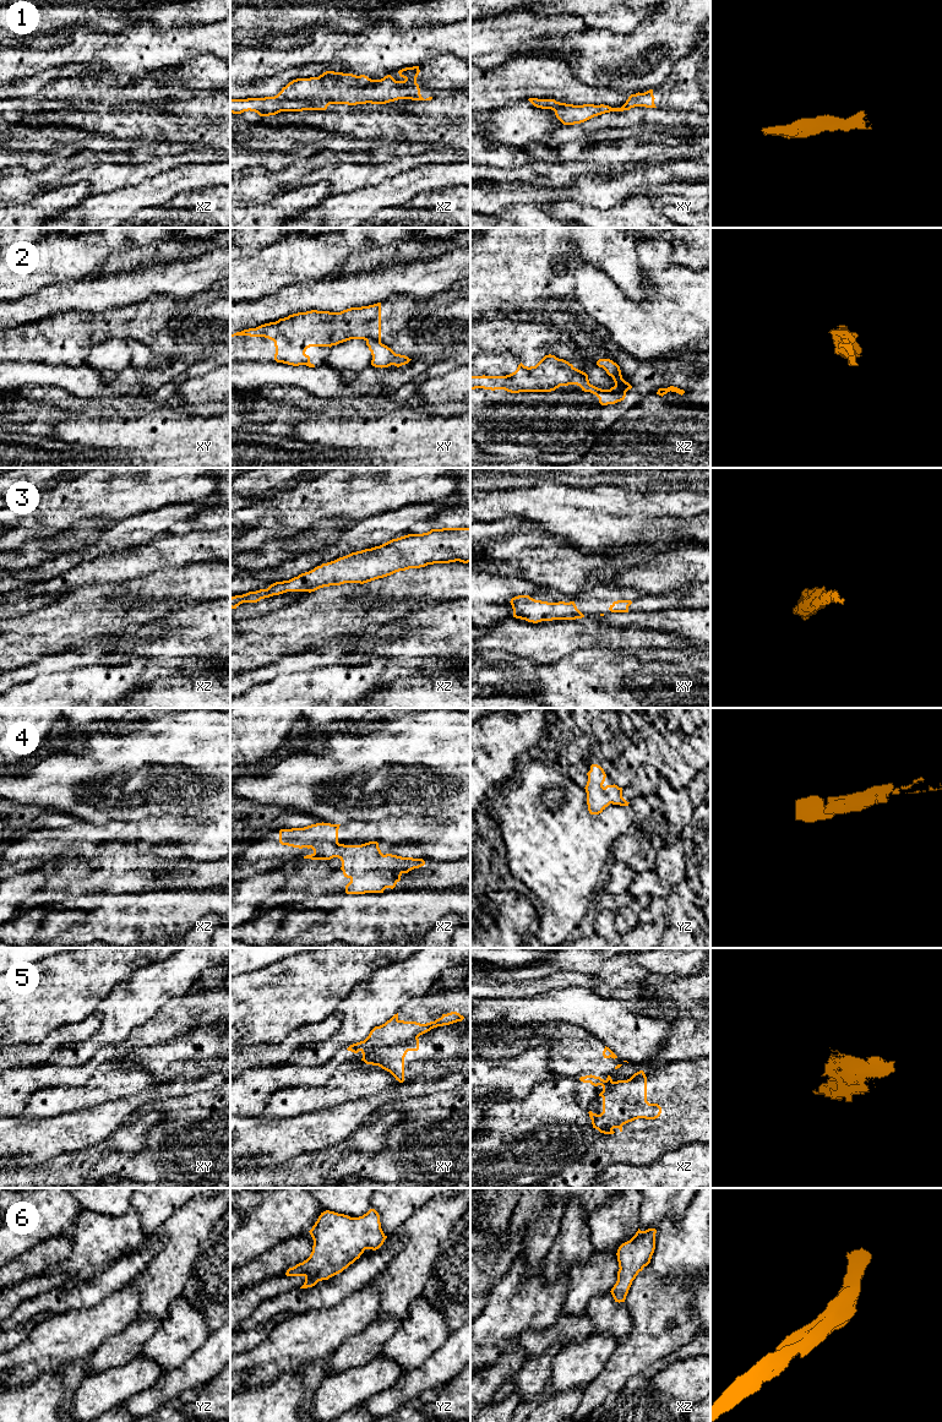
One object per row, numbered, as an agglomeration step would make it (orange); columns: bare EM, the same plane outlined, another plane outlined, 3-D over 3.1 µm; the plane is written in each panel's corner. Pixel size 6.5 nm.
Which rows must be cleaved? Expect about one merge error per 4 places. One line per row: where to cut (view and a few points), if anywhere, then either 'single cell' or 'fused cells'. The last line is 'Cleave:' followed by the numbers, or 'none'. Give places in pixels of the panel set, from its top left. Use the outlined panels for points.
1: no cut; single cell
2: cut in xz along (611, 376), (619, 376), (627, 383); fused cells
3: no cut; single cell
4: no cut; single cell
5: cut in xy along (417, 1036), (391, 1046), (371, 1049), (363, 1057); fused cells
6: no cut; single cell
Cleave: 2, 5

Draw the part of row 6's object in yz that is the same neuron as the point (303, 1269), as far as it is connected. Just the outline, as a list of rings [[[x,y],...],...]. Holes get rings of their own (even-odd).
[[[375,1209],[359,1217],[326,1210],[309,1232],[314,1240],[310,1257],[285,1273],[287,1276],[305,1277],[300,1288],[312,1287],[342,1273],[365,1249],[376,1251],[387,1238]]]

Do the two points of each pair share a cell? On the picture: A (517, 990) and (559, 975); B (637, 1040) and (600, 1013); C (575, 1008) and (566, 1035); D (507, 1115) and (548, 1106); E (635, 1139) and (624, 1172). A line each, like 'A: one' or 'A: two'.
A: one
B: one
C: two
D: one
E: two

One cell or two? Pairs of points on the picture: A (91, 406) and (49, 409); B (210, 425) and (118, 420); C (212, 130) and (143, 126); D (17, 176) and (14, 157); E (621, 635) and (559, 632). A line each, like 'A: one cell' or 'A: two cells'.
A: two cells
B: one cell
C: one cell
D: two cells
E: one cell

